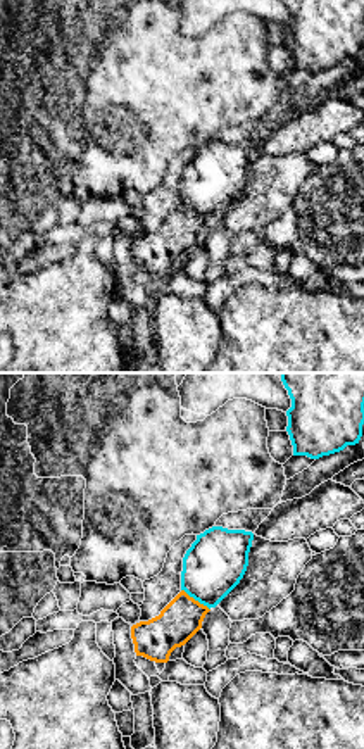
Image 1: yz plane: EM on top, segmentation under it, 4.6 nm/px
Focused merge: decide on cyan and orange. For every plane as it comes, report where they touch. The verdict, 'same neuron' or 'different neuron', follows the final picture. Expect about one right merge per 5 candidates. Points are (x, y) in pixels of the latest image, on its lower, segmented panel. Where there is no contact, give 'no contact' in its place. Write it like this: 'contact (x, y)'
contact (195, 599)

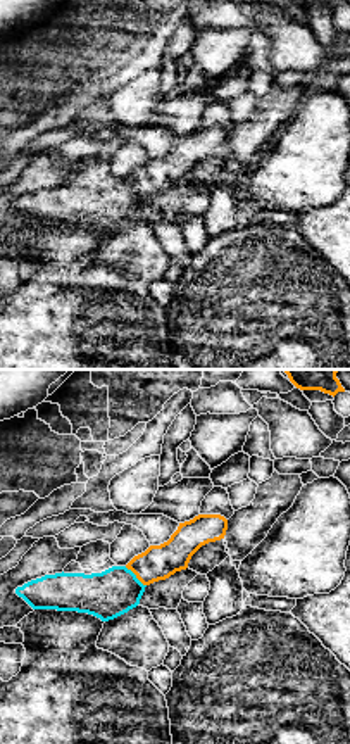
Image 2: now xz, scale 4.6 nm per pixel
contact (135, 575)

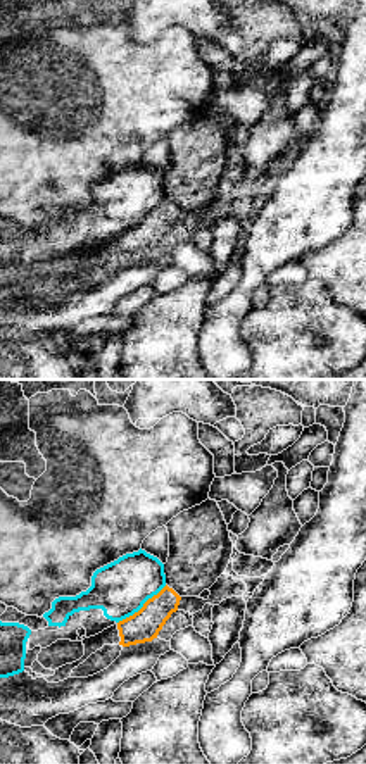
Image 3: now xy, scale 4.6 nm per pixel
contact (142, 606)

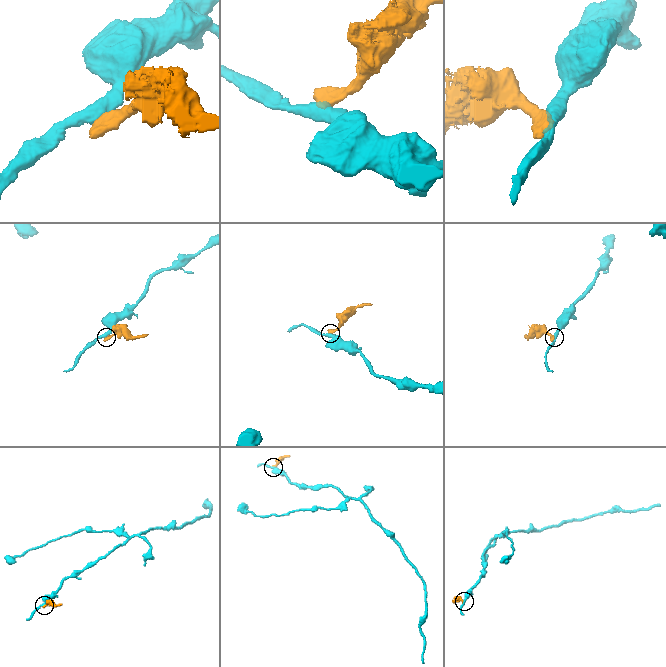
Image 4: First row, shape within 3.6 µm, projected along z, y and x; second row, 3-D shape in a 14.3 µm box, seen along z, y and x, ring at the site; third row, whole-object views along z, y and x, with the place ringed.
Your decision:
different neuron

